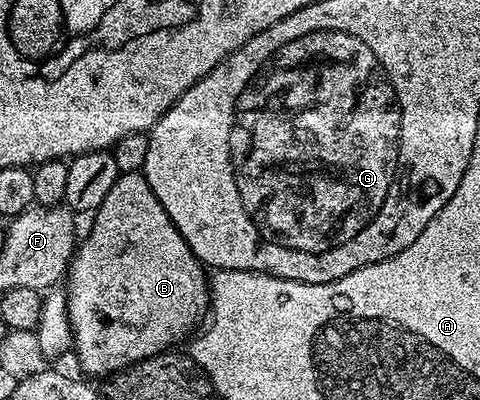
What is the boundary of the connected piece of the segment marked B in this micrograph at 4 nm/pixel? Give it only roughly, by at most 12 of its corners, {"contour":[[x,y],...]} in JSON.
{"contour":[[143,173],[66,275],[89,379],[171,351],[210,278]]}

